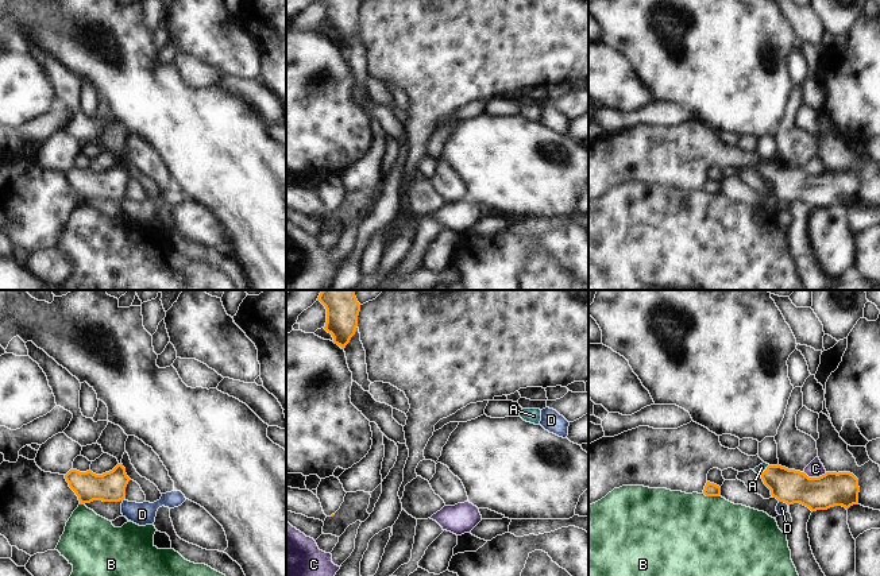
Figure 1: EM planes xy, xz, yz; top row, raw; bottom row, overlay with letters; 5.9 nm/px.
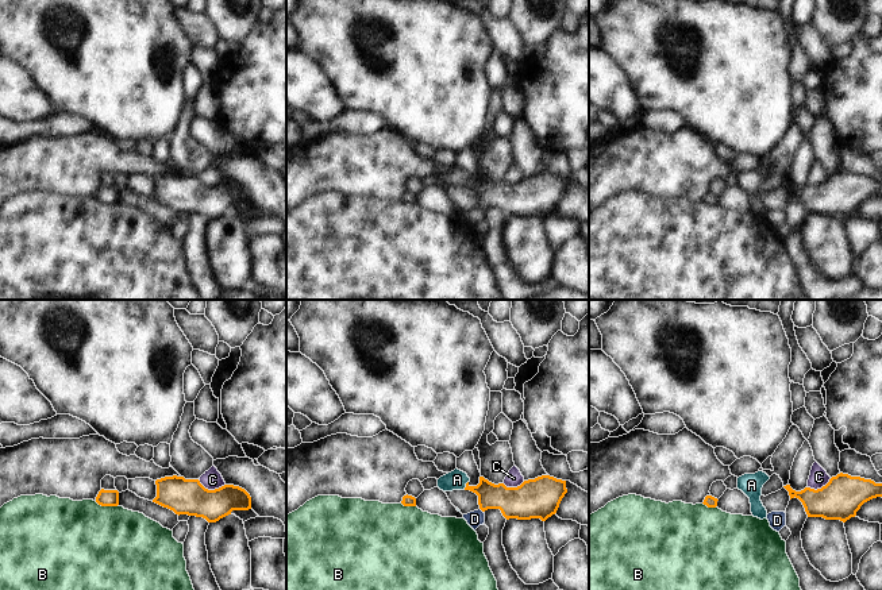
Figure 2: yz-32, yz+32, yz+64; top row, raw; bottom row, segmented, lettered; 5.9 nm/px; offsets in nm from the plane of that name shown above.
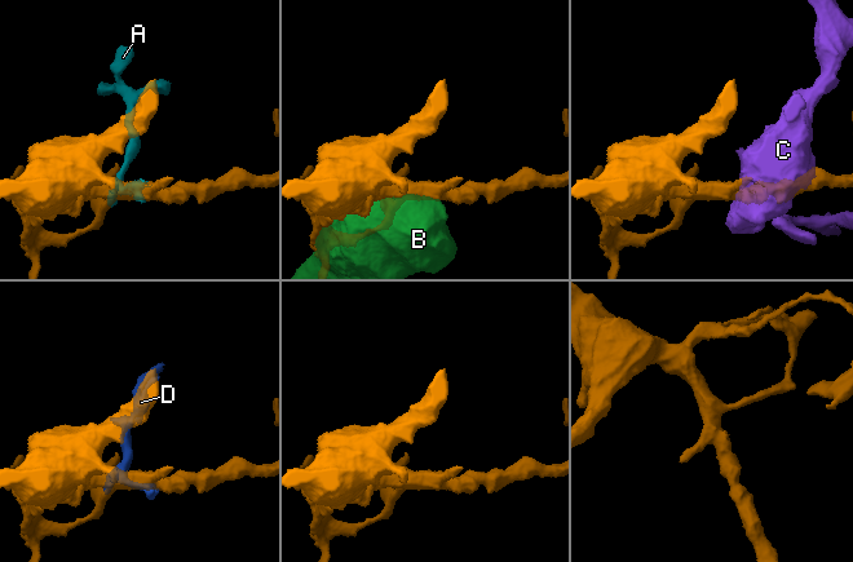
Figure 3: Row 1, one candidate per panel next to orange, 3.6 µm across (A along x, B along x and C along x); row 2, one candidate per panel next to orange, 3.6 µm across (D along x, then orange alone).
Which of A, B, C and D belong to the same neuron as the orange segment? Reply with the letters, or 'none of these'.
A

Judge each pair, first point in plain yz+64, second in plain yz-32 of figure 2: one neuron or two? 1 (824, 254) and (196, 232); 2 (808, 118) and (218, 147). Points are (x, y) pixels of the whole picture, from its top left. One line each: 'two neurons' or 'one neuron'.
1: two neurons
2: one neuron

